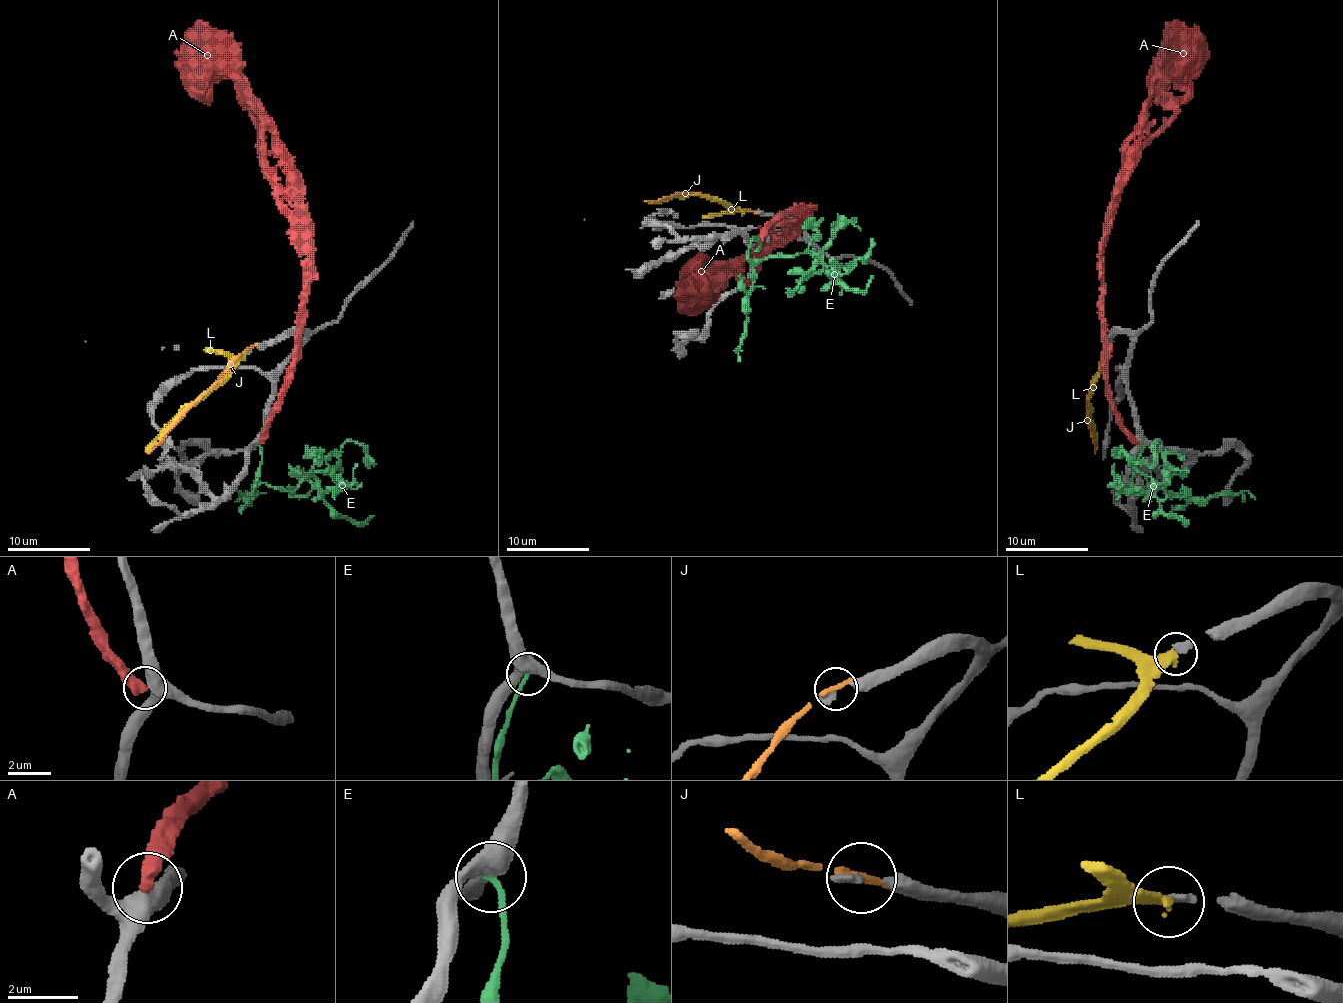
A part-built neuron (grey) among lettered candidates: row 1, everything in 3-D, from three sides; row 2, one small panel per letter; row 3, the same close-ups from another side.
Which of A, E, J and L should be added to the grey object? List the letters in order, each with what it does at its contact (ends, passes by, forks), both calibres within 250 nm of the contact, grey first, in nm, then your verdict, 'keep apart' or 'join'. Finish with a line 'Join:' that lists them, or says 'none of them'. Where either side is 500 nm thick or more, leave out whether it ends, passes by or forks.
A: it ends | 420/480 nm | keep apart
E: it ends | 440/170 nm | keep apart
J: it ends | 280/240 nm | keep apart
L: it ends | 280/320 nm | keep apart
Join: none of them

